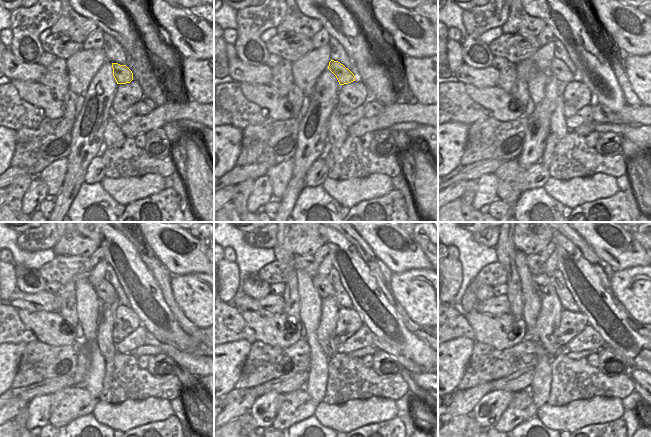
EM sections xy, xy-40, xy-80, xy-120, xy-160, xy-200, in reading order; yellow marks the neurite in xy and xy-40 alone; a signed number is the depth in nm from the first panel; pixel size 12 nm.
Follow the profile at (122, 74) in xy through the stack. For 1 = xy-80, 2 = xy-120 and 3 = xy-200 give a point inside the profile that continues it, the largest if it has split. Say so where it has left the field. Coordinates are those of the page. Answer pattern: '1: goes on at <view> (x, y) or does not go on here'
1: goes on at xy-80 (558, 69)
2: goes on at xy-120 (106, 293)
3: goes on at xy-200 (542, 283)

